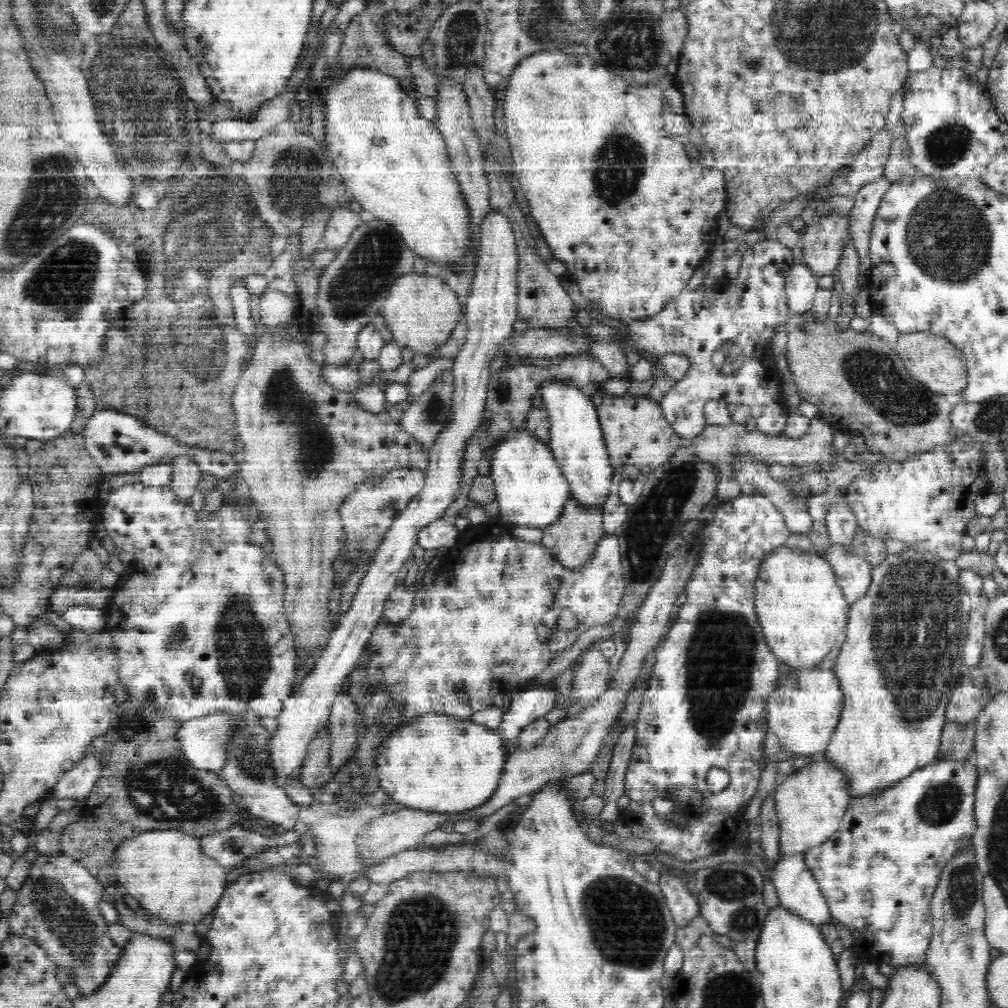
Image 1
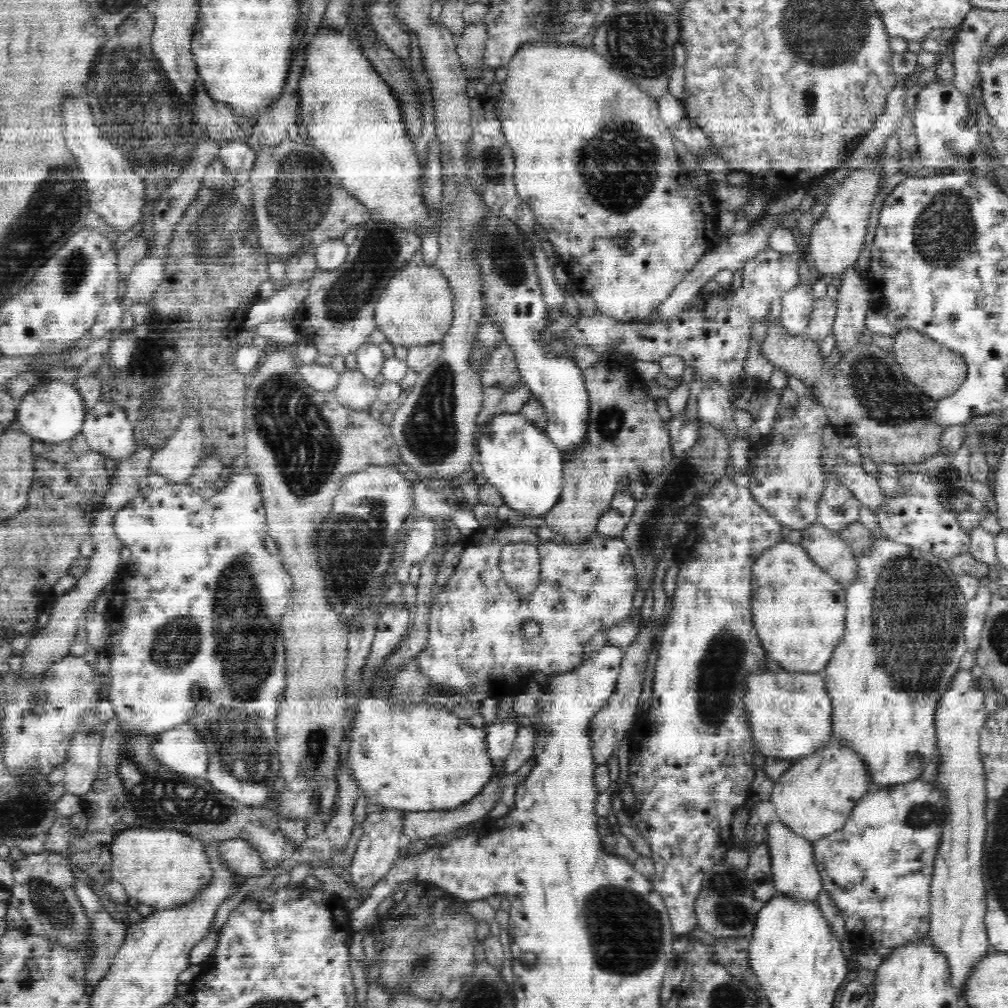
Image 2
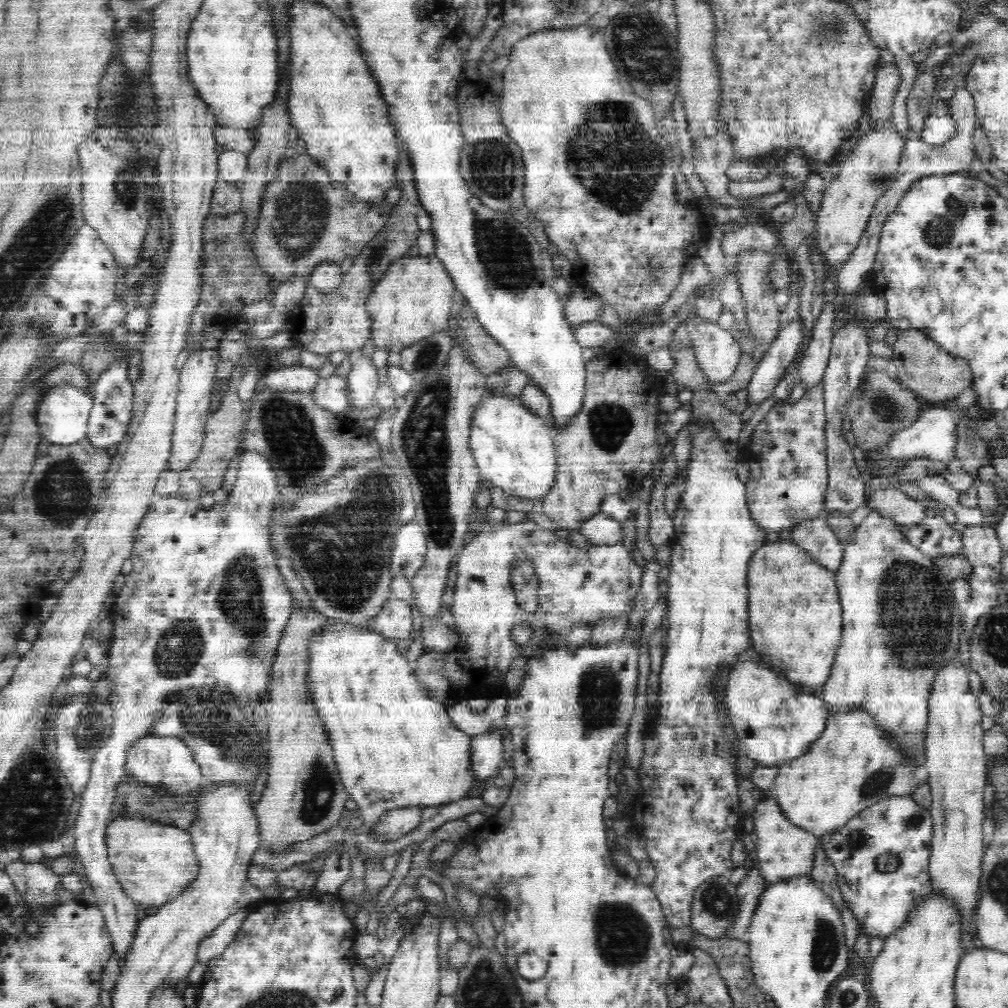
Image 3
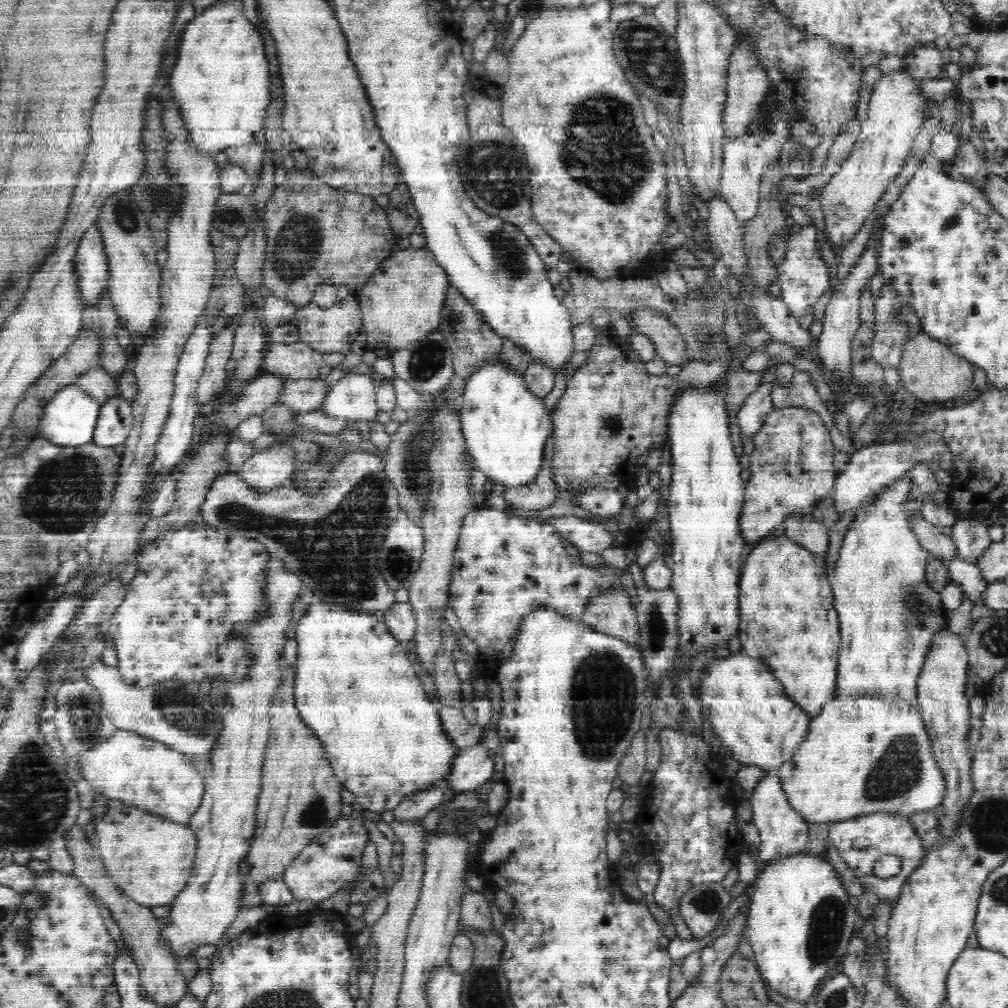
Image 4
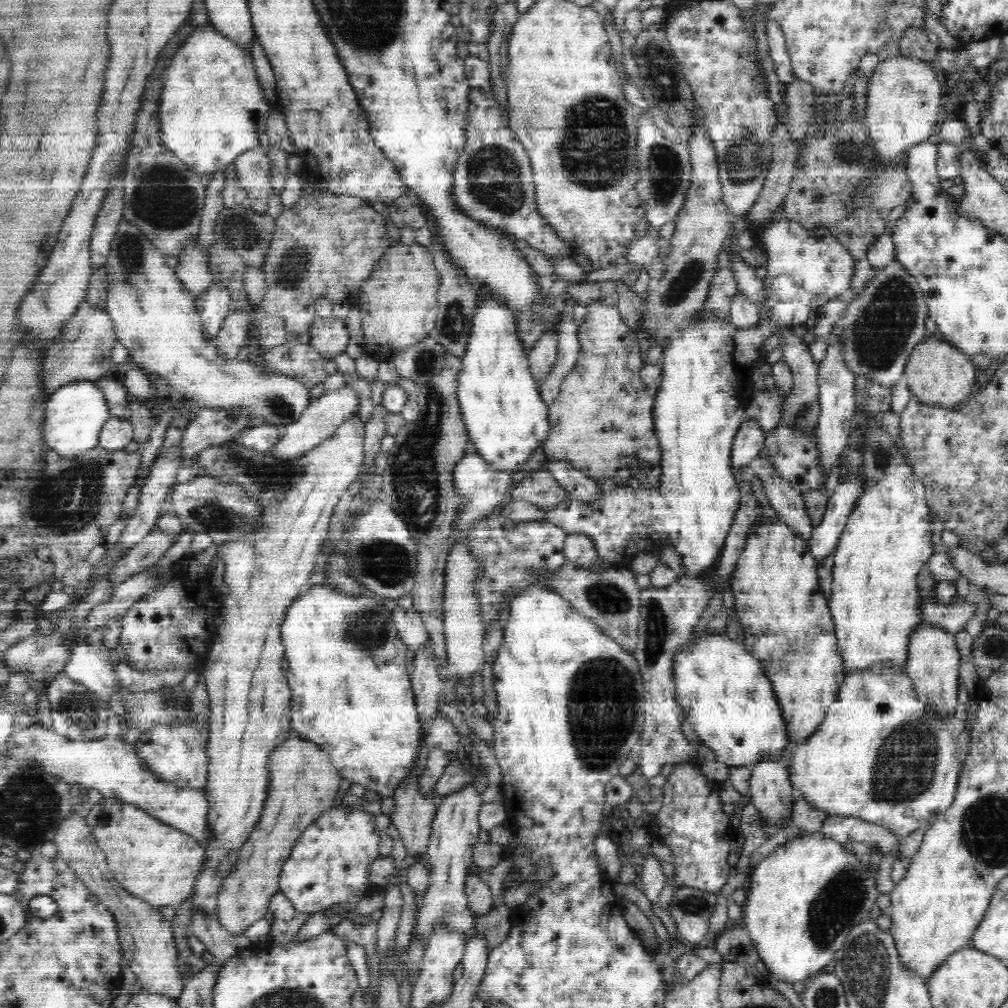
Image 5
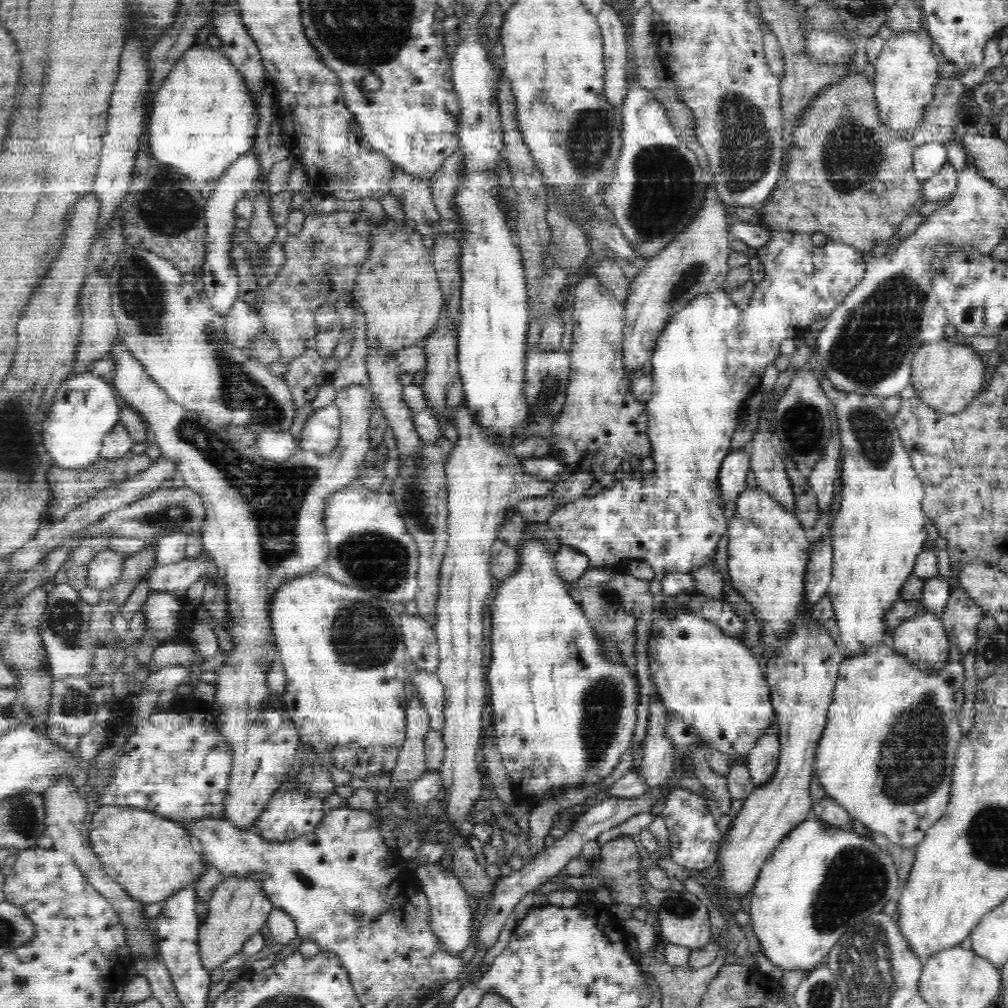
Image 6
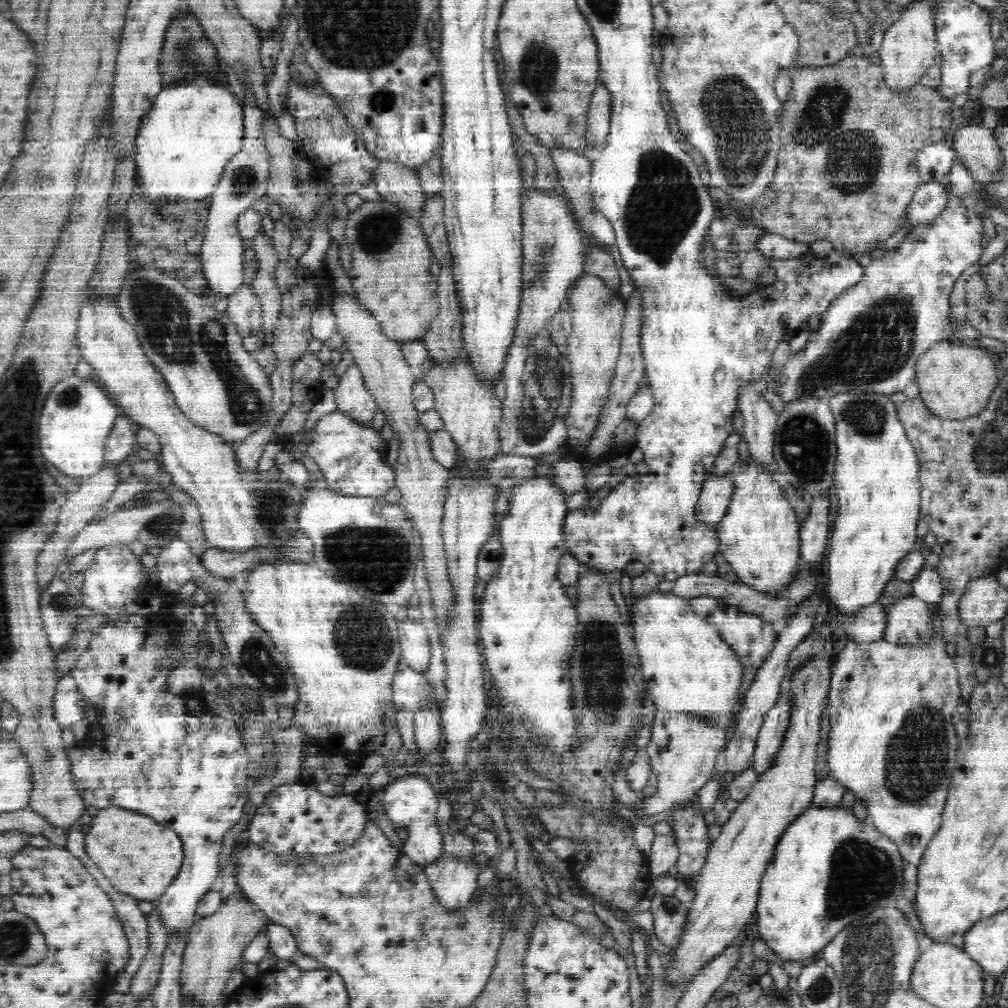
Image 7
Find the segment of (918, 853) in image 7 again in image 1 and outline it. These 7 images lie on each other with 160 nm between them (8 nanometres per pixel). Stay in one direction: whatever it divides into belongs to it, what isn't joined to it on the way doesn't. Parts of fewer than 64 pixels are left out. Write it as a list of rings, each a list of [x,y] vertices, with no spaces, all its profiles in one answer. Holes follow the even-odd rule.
[[[826,758],[785,777],[777,786],[775,797],[778,819],[776,849],[782,858],[803,858],[808,849],[824,844],[840,828],[850,804],[844,775],[834,769]]]

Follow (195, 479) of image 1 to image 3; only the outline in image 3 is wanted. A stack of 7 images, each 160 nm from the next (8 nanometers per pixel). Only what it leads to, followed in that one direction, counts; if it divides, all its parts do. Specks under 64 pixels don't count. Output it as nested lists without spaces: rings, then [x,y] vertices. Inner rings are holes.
[[[214,349],[197,350],[185,360],[182,369],[178,370],[178,392],[176,394],[176,408],[170,440],[170,454],[166,460],[166,469],[178,474],[189,469],[200,456],[205,441],[205,428],[208,414],[208,404],[212,394],[212,382],[219,354]]]

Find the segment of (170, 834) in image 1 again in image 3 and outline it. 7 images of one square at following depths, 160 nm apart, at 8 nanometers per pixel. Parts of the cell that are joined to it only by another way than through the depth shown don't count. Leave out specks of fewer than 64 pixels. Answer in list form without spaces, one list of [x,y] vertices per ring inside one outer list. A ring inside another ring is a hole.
[[[136,817],[109,821],[105,831],[110,865],[124,892],[136,904],[162,907],[178,898],[199,875],[201,866],[188,831],[160,824],[154,826]]]

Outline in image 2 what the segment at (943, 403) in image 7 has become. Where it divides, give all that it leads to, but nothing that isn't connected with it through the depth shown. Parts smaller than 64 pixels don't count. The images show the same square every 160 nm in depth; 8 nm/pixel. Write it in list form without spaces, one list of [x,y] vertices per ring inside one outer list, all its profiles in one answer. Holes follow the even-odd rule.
[[[912,329],[899,330],[894,337],[893,353],[904,375],[929,397],[943,399],[954,394],[965,382],[967,364],[963,356],[930,338],[927,334]]]

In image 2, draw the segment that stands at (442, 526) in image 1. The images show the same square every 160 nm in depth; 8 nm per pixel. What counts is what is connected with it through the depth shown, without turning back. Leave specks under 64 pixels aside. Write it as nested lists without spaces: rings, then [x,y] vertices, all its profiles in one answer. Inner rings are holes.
[[[422,518],[416,524],[405,544],[404,565],[420,564],[424,560],[424,556],[434,548],[435,529],[436,520],[432,518]]]

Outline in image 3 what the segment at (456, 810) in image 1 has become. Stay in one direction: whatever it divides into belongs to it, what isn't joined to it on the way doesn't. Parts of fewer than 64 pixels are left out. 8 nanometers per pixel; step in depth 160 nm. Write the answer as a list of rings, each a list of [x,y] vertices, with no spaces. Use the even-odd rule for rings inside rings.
[[[338,625],[336,628],[330,628],[330,630],[326,630],[314,638],[314,644],[312,644],[311,677],[309,679],[311,680],[311,692],[315,696],[315,705],[318,706],[320,717],[326,723],[340,778],[344,783],[346,792],[348,792],[352,800],[357,802],[359,806],[358,811],[363,815],[363,829],[367,830],[367,827],[376,818],[380,818],[380,814],[384,814],[388,810],[406,807],[424,808],[455,803],[465,799],[470,794],[470,790],[476,786],[478,778],[472,767],[474,735],[468,734],[456,727],[456,723],[448,715],[447,705],[432,700],[432,698],[426,695],[426,691],[422,689],[422,685],[416,681],[416,677],[412,673],[412,667],[410,667],[409,661],[406,659],[403,647],[383,640],[373,630],[353,627],[352,625]]]

